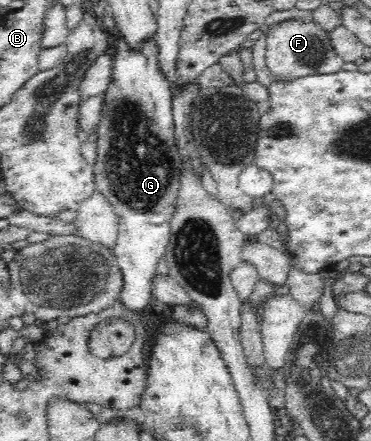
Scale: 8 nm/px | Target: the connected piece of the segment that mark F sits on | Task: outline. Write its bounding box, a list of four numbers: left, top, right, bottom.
[265,18,344,81]

